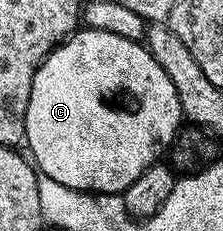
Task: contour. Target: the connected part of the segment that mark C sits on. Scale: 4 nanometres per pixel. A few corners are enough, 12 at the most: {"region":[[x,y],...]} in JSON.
{"region":[[83,27],[35,70],[36,170],[122,194],[170,150],[146,44]]}

